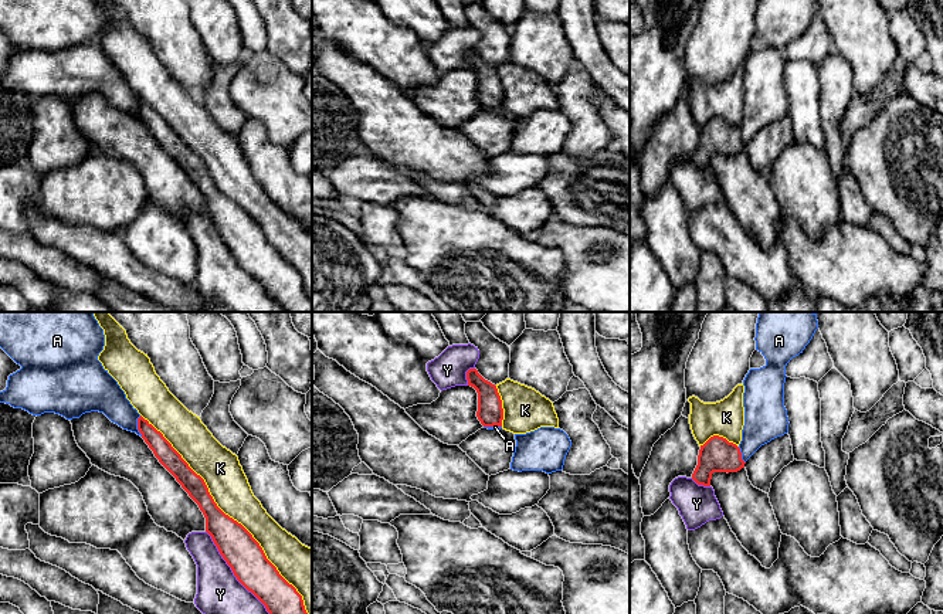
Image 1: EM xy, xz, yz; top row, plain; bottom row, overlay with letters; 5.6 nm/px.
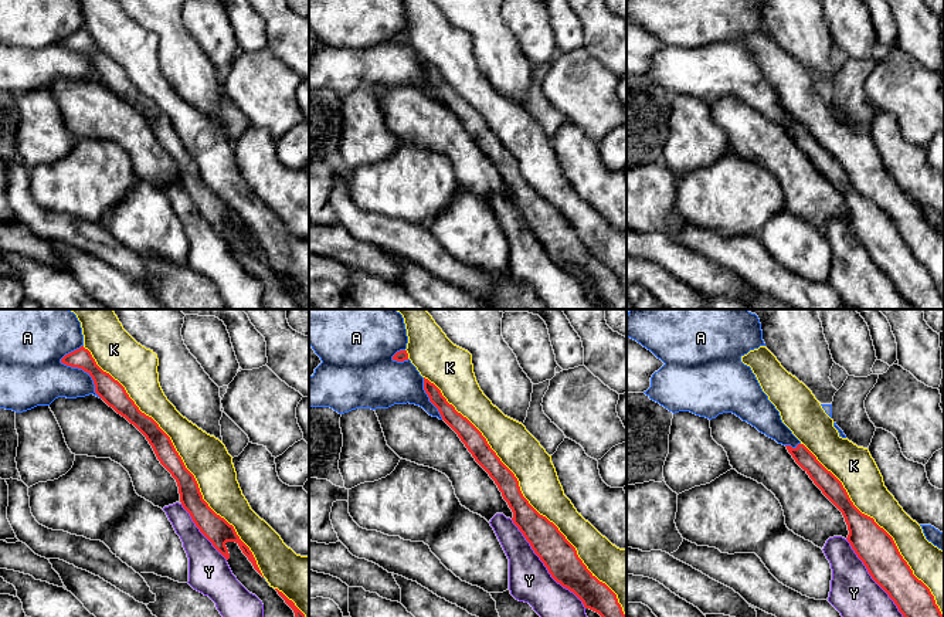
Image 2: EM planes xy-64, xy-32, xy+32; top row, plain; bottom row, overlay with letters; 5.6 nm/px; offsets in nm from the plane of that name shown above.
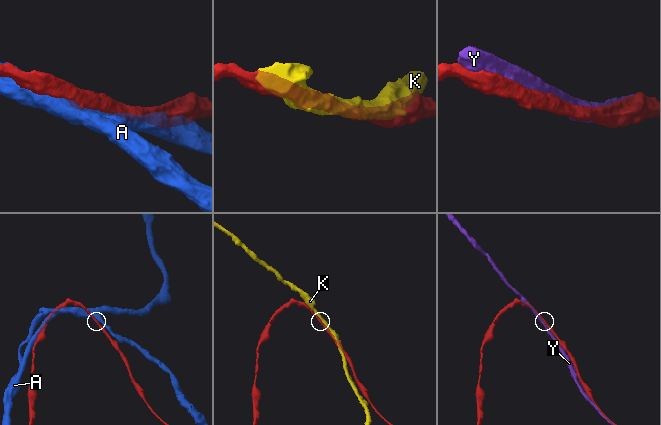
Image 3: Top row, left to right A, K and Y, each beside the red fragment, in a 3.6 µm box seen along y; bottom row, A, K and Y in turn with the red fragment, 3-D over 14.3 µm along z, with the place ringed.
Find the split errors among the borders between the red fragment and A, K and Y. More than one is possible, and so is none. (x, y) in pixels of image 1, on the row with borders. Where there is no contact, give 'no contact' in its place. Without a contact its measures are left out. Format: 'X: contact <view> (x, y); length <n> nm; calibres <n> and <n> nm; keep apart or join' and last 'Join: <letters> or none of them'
A: contact xy (138, 426); length 120 nm; calibres 110 and 190 nm; keep apart
K: contact xy (227, 515); length 1450 nm; calibres 220 and 220 nm; keep apart
Y: contact xy (233, 572); length 600 nm; calibres 220 and 260 nm; keep apart
Join: none of them

